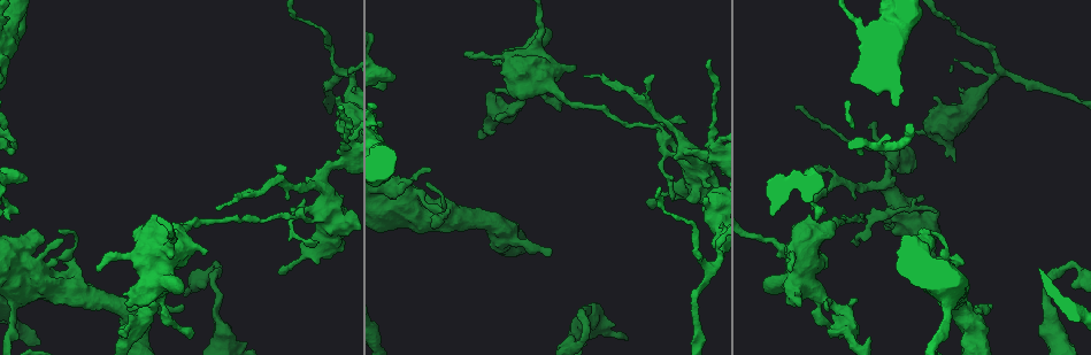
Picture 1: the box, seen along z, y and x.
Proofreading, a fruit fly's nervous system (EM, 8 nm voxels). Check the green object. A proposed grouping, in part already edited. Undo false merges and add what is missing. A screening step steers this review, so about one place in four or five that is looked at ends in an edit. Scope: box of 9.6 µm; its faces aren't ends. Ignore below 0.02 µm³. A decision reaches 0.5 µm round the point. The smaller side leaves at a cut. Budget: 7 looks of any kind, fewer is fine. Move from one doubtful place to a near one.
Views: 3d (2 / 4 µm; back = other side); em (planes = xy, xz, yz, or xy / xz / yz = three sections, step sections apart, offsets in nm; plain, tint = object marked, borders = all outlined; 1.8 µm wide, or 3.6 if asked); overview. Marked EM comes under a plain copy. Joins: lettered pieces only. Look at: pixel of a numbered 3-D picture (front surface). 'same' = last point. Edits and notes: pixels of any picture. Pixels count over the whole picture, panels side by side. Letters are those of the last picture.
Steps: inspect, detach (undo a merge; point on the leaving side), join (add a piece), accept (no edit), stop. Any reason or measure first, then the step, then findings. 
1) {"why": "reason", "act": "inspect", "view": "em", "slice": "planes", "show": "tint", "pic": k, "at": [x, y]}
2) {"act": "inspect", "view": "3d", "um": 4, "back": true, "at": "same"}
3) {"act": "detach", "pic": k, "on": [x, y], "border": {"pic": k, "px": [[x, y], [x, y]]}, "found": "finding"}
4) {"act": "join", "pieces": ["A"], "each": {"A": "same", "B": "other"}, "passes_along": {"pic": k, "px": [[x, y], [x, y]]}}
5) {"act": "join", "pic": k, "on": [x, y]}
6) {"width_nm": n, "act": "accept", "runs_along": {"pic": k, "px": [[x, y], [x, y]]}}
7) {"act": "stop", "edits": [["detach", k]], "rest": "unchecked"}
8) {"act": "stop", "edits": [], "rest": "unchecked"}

{"why": "abrupt turn", "act": "inspect", "view": "em", "slice": "xy", "step": 16, "show": "tint", "pic": 1, "at": [661, 130]}

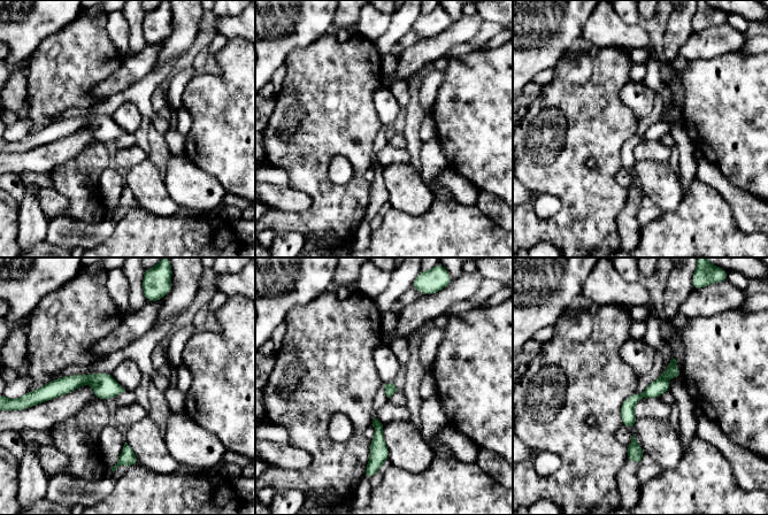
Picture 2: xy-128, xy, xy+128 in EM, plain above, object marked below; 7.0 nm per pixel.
{"act": "inspect", "view": "em", "slice": "planes", "show": "borders", "at": "same"}

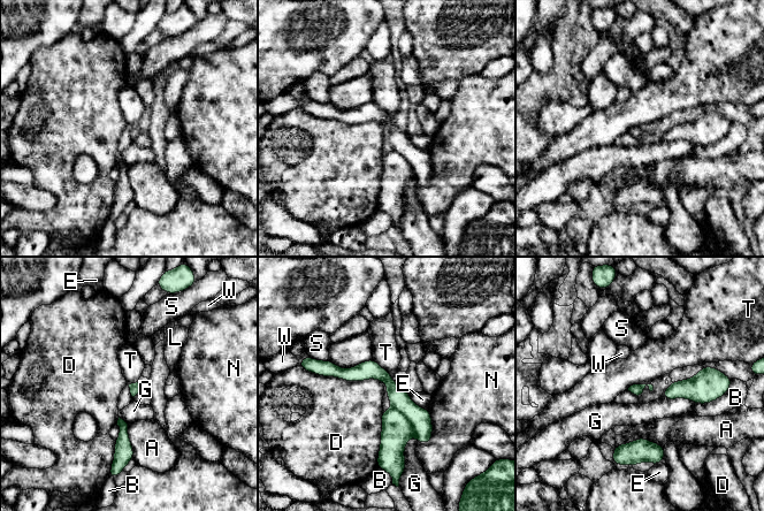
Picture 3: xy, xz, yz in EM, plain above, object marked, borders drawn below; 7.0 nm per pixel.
{"act": "detach", "pic": 3, "on": [396, 428], "each": {"A": "other", "B": "other", "D": "other", "E": "other", "G": "other", "L": "other", "N": "other", "S": "other", "T": "other", "W": "other"}, "border": {"pic": 3, "px": [[392, 407], [407, 419], [414, 434]]}, "found": "a second cell is stuck on"}

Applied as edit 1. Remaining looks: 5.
{"act": "inspect", "view": "overview"}

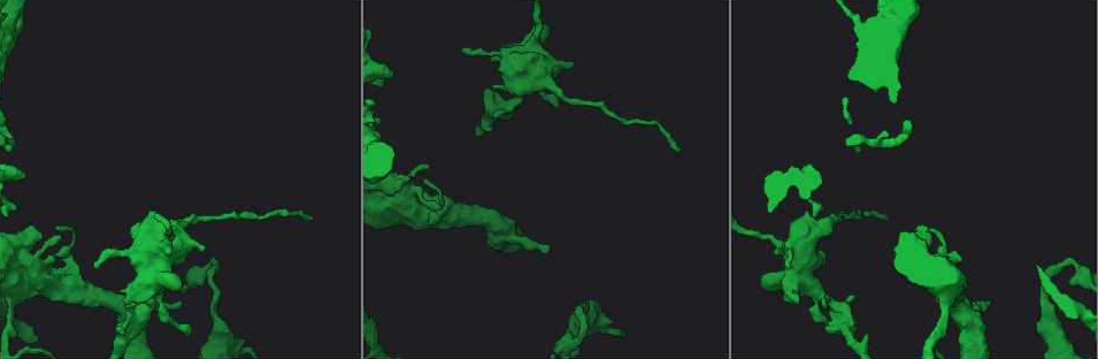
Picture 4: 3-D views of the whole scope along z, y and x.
{"why": "an open end", "act": "inspect", "view": "em", "slice": "planes", "show": "borders", "pic": 4, "at": [22, 176]}

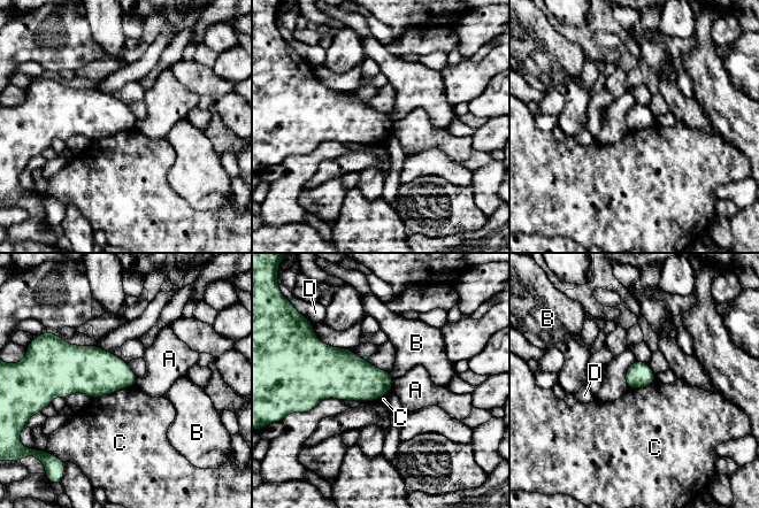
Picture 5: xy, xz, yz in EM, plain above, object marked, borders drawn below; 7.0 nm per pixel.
{"act": "accept", "each": {"A": "other", "B": "other", "C": "other", "D": "other"}, "found": "none of them fits"}

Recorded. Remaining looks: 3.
{"act": "stop", "edits": [["detach", 3]], "rest": "unchecked"}

